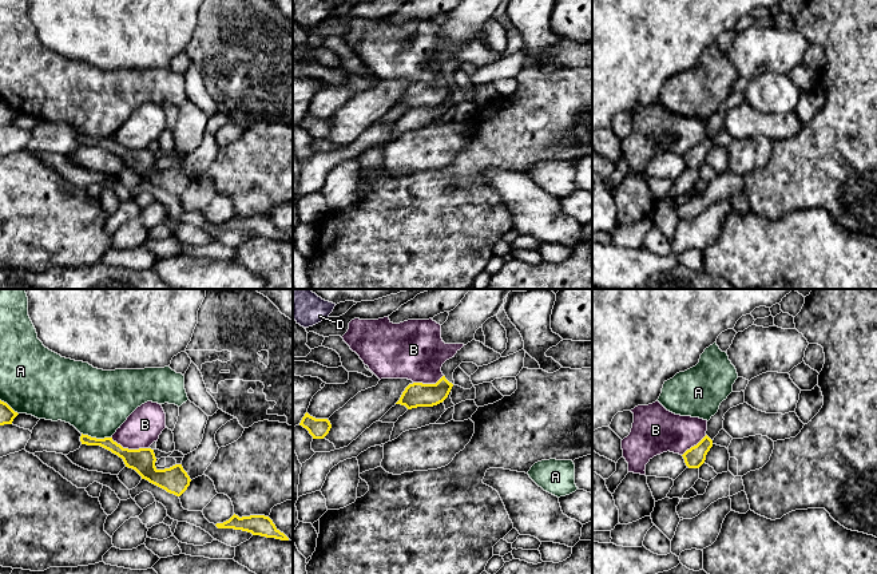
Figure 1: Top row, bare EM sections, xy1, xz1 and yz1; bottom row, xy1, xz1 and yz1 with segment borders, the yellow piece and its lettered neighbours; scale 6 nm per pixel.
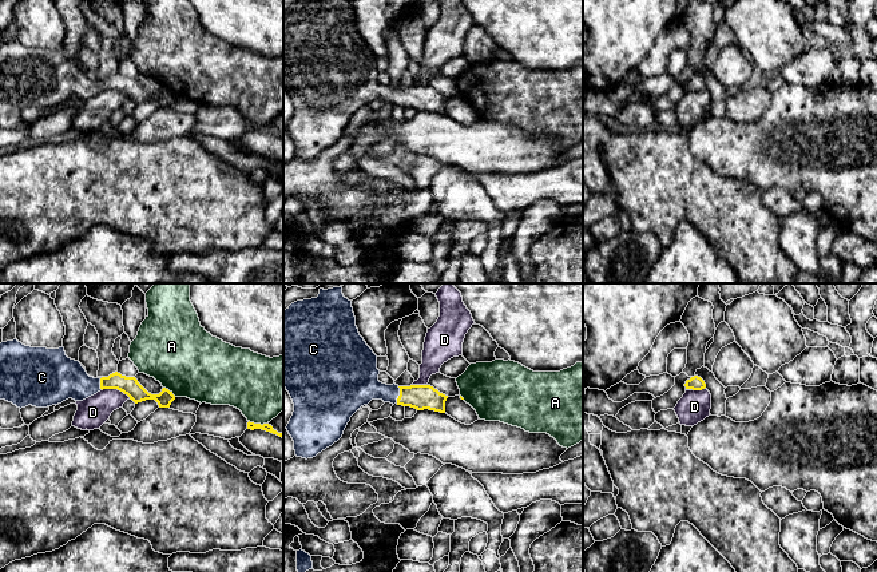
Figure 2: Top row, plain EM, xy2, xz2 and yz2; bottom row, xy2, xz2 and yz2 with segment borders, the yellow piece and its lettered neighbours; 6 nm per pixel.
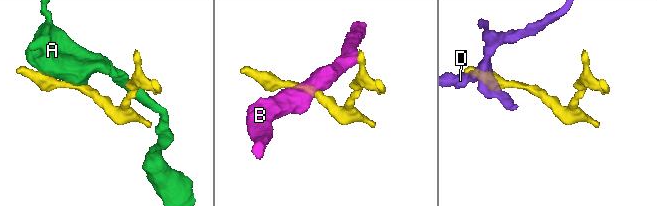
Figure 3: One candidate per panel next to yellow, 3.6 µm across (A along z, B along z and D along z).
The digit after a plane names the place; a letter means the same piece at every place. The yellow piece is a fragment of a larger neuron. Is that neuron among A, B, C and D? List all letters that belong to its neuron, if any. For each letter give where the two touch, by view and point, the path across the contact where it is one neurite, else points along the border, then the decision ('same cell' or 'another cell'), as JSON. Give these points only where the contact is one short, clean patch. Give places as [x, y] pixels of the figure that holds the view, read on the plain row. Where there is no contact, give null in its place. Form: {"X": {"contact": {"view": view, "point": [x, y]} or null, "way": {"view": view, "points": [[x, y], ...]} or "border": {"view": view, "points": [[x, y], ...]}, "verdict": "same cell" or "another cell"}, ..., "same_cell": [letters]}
{"A": {"contact": {"view": "xy1", "point": [95, 138]}, "verdict": "another cell"}, "B": {"contact": {"view": "xy1", "point": [130, 150]}, "border": {"view": "xy1", "points": [[111, 137], [123, 147], [149, 149]]}, "verdict": "another cell"}, "C": {"contact": {"view": "xz2", "point": [400, 95]}, "way": {"view": "xz2", "points": [[420, 98], [400, 95], [374, 91], [360, 84]]}, "verdict": "same cell"}, "D": {"contact": {"view": "xy2", "point": [116, 88]}, "border": {"view": "xy2", "points": [[102, 90], [119, 90], [130, 99]]}, "verdict": "another cell"}, "same_cell": ["C"]}

